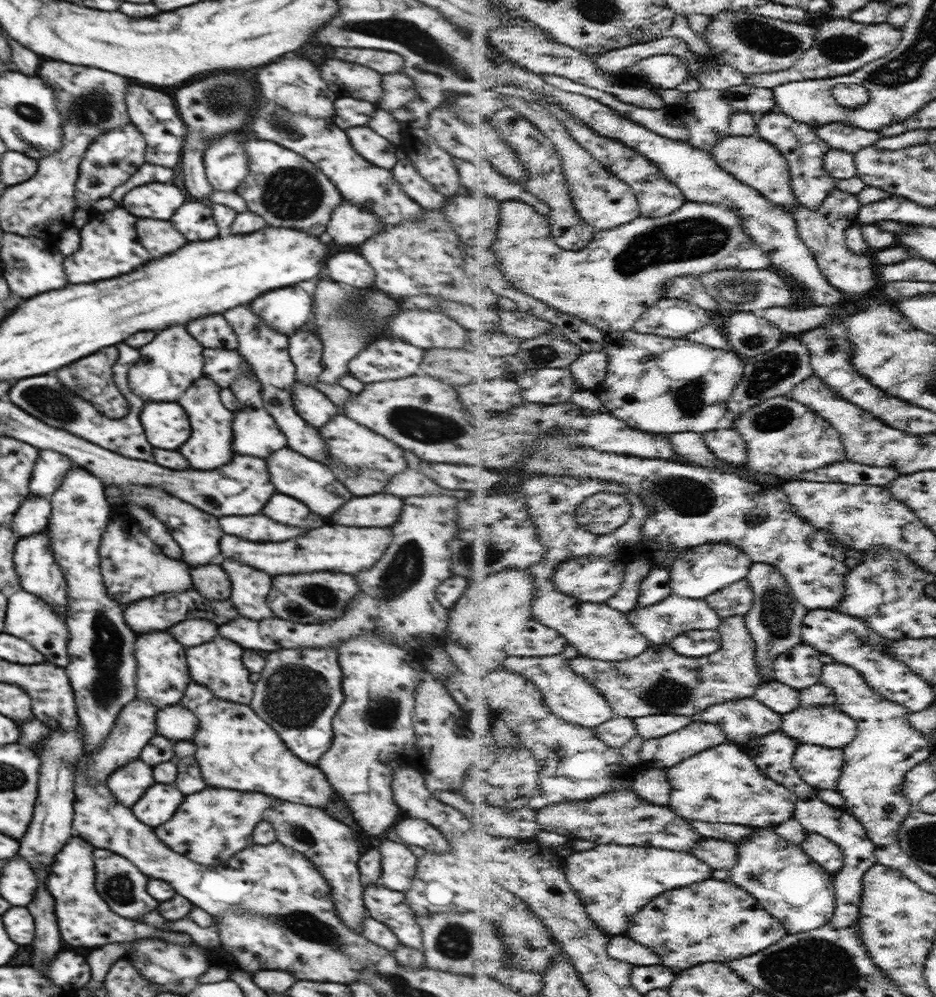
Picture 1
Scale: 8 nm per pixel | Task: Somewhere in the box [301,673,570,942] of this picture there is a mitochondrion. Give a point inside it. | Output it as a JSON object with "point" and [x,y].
{"point":[382,712]}

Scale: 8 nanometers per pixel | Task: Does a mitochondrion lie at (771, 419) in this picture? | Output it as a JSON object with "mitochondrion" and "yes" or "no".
{"mitochondrion":"yes"}

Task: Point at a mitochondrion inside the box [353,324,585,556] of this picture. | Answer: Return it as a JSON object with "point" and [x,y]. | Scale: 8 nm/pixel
{"point":[426,426]}

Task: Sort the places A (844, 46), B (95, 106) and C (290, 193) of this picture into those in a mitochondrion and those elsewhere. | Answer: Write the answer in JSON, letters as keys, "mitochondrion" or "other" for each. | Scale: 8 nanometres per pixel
{"A":"mitochondrion","B":"mitochondrion","C":"mitochondrion"}

